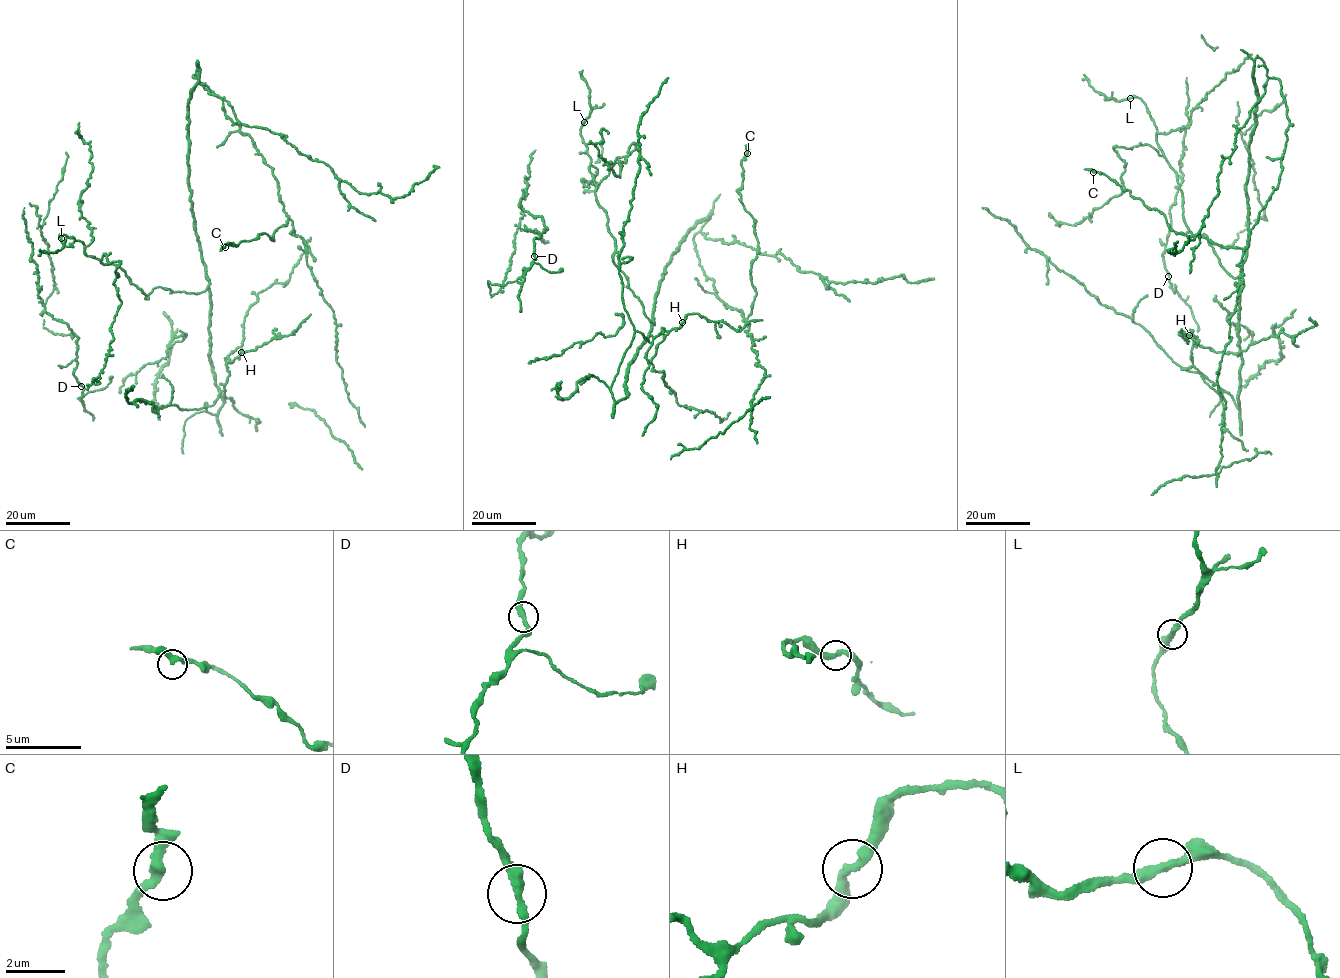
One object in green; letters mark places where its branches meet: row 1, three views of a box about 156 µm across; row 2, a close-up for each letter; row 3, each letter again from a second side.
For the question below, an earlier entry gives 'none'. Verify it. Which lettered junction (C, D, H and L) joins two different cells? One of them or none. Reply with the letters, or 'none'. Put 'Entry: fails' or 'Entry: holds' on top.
Entry: holds
none

